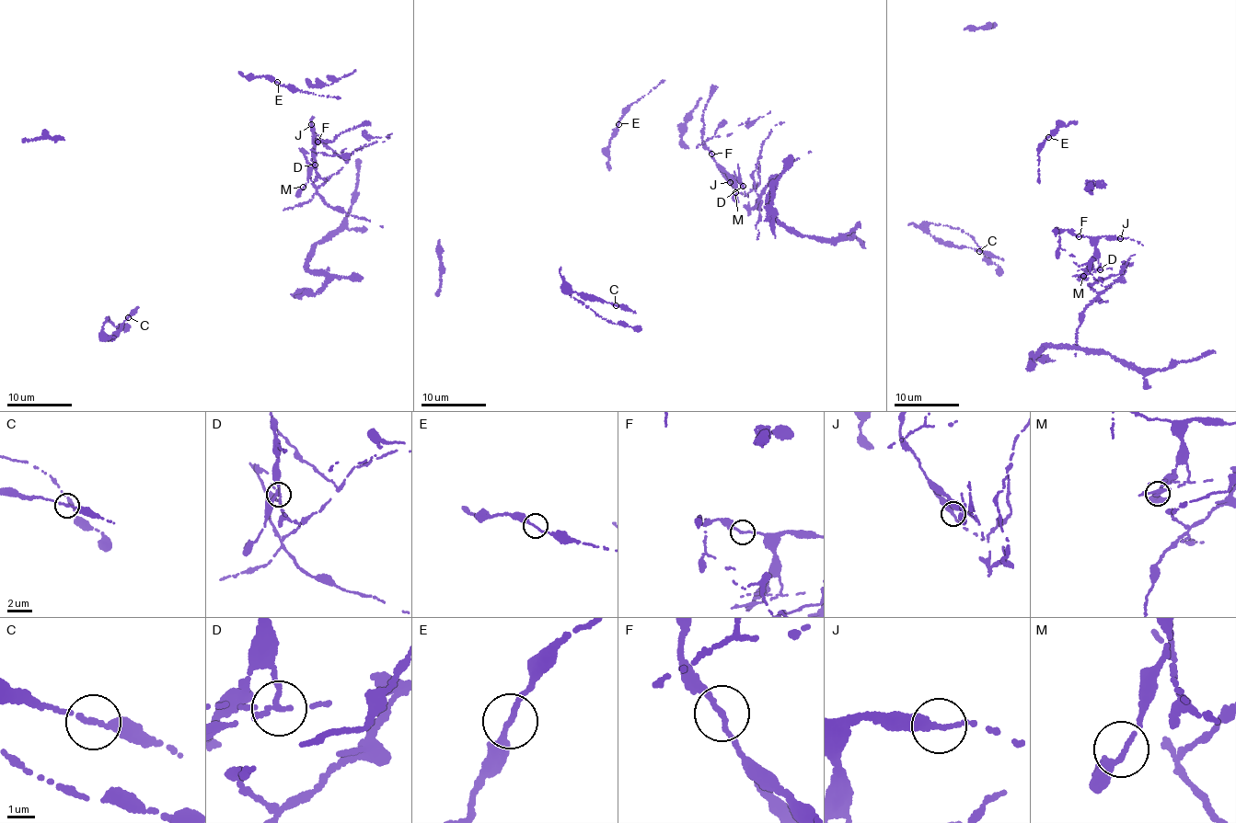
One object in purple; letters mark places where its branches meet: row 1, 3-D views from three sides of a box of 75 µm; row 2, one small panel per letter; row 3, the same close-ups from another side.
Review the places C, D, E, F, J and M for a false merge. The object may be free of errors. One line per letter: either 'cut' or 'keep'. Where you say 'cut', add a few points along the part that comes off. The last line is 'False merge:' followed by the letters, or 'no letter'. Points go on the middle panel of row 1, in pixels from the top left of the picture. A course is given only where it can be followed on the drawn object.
C: keep
D: cut
E: keep
F: keep
J: keep
M: keep
False merge: D

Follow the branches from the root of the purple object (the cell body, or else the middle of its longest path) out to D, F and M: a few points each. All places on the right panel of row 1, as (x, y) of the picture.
D: (1093, 290), (1087, 274), (1092, 268), (1101, 270)
F: (1093, 290), (1087, 274), (1094, 255), (1094, 242), (1087, 236), (1079, 236)
M: (1093, 290), (1087, 274), (1091, 267), (1083, 276)

